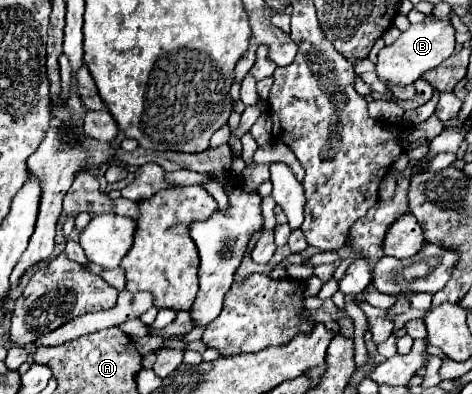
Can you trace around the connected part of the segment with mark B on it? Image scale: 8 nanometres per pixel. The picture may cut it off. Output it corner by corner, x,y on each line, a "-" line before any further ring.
432,18
432,20
424,20
420,24
412,24
406,32
400,34
400,38
394,44
380,50
376,74
386,84
400,84
400,86
414,84
426,70
436,68
454,52
454,46
456,46
454,34
456,34
456,30
450,20

